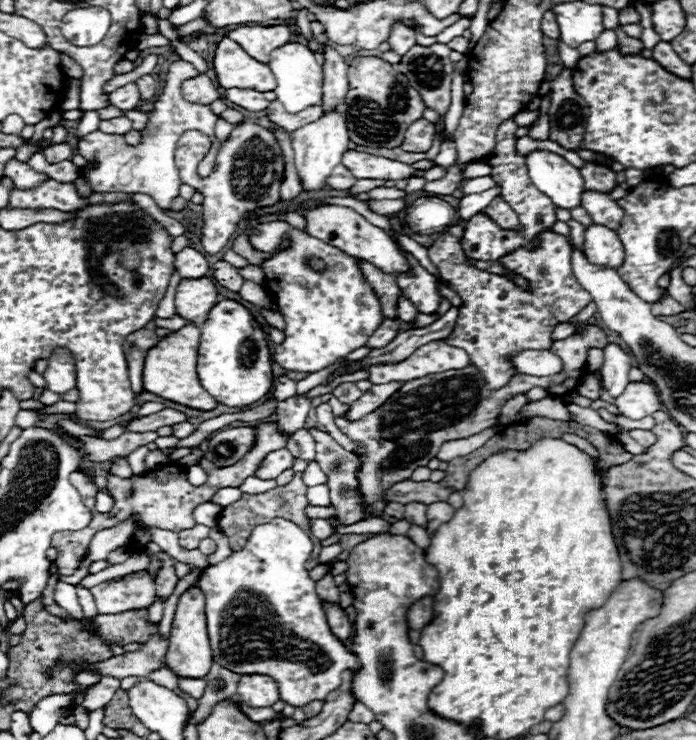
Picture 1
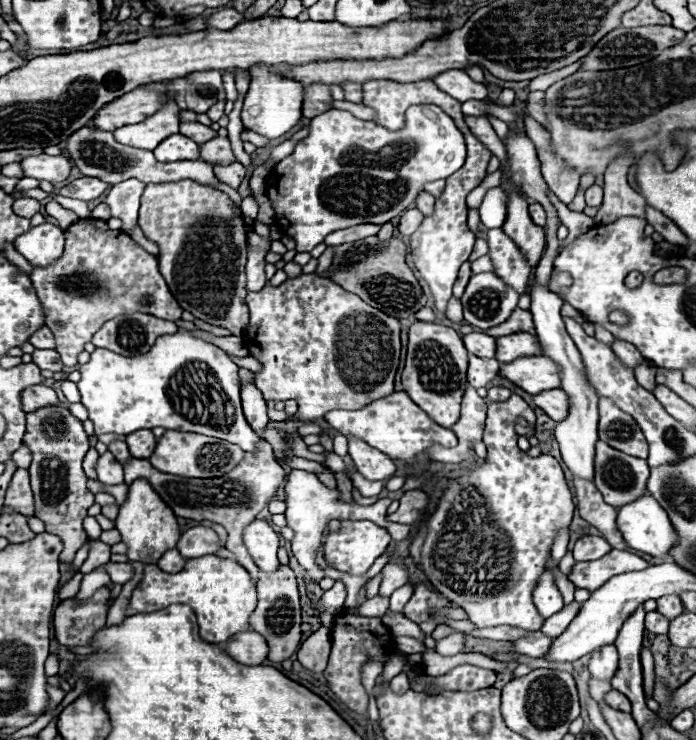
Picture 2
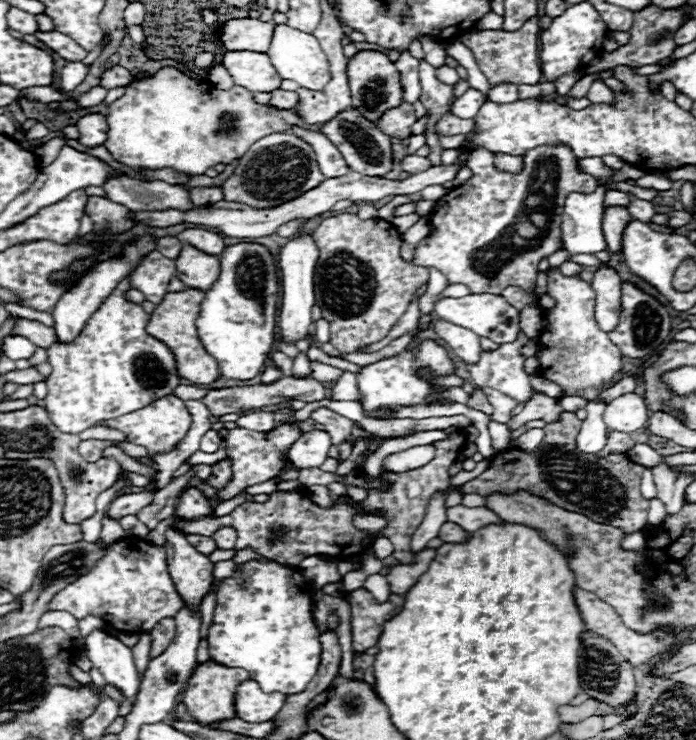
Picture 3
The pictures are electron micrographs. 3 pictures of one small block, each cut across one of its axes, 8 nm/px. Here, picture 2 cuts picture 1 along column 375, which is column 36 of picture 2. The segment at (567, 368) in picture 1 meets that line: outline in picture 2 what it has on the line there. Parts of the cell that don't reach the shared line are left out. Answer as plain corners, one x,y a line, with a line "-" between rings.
52,406
26,414
26,434
24,444
32,450
30,480
36,502
36,516
46,524
46,532
60,536
64,550
60,552
60,562
70,564
74,554
86,544
88,534
82,528
88,508
94,504
94,494
86,488
86,474
82,470
82,460
90,448
88,436
82,428
82,422
76,420
68,408

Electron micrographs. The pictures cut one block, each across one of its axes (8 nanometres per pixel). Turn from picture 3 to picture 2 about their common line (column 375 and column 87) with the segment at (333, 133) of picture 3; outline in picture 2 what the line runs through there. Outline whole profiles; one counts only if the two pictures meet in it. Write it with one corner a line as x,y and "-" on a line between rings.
82,126
80,130
76,130
68,142
66,142
66,154
68,158
74,162
74,166
84,174
84,176
92,176
92,178
102,178
104,182
108,184
118,184
122,180
128,180
128,178
138,178
142,180
144,184
160,184
160,182
178,182
178,180
194,180
194,182
200,182
200,184
206,184
206,186
212,186
216,184
216,176
212,174
212,166
208,162
156,162
154,154
150,150
136,150
132,146
120,146
114,138
112,138
112,132
108,130
98,130
96,126

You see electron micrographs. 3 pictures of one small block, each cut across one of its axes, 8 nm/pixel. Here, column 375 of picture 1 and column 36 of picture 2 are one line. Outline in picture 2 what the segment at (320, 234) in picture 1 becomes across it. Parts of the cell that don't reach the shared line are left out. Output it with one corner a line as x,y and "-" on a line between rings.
44,222
20,234
14,240
14,246
32,266
48,266
60,258
64,250
64,236
58,226

